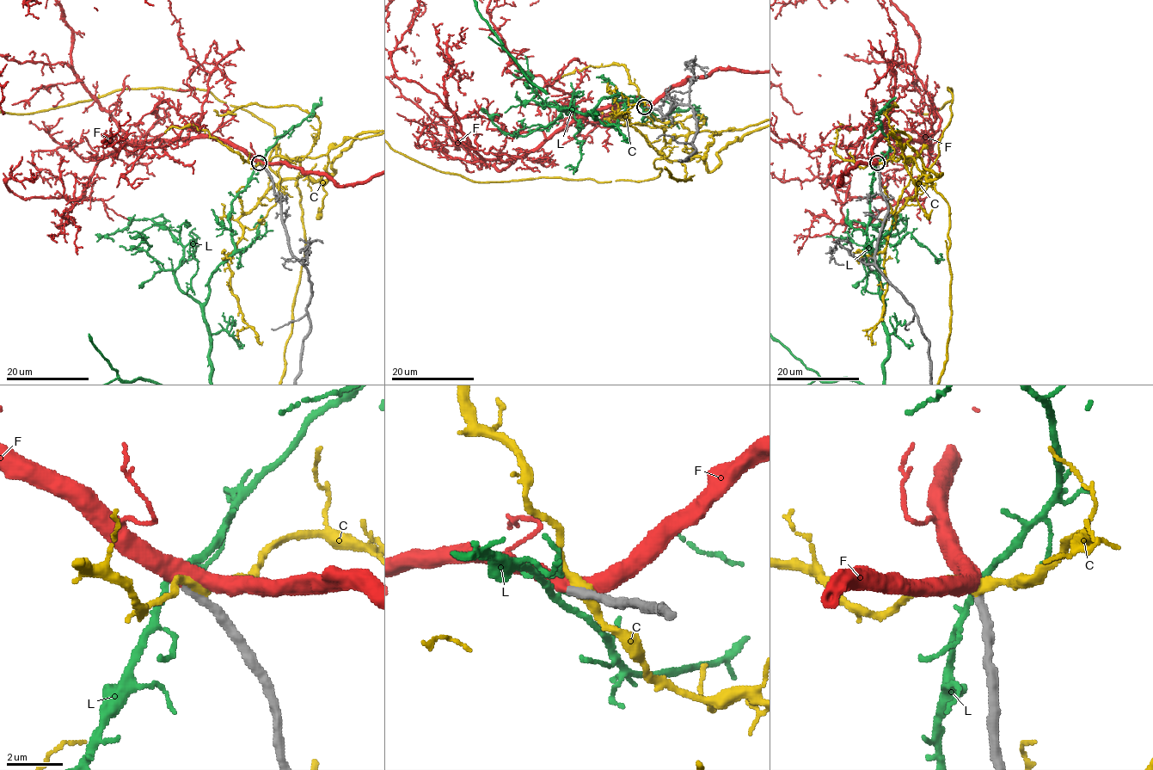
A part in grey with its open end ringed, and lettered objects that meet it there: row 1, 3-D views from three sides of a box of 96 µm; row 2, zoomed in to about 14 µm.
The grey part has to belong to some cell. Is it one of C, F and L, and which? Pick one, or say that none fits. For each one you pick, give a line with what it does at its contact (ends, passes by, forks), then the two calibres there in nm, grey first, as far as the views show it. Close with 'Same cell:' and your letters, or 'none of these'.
F: it passes by | 340/500 nm
Same cell: F

